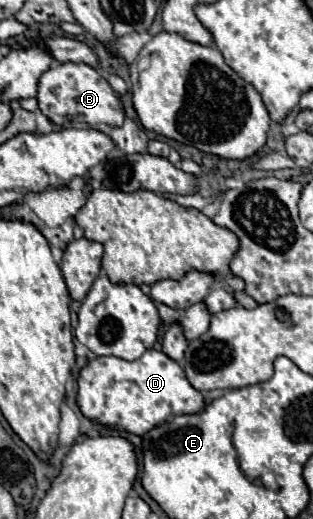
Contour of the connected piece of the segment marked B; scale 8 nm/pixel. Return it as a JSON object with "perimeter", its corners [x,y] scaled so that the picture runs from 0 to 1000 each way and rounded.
{"perimeter":[[[268,121],[166,125],[160,137],[128,148],[115,191],[128,214],[192,245],[224,245],[230,233],[281,237],[288,245],[300,245],[307,237],[371,245],[396,229],[396,214],[383,210],[383,187],[300,129]]]}

